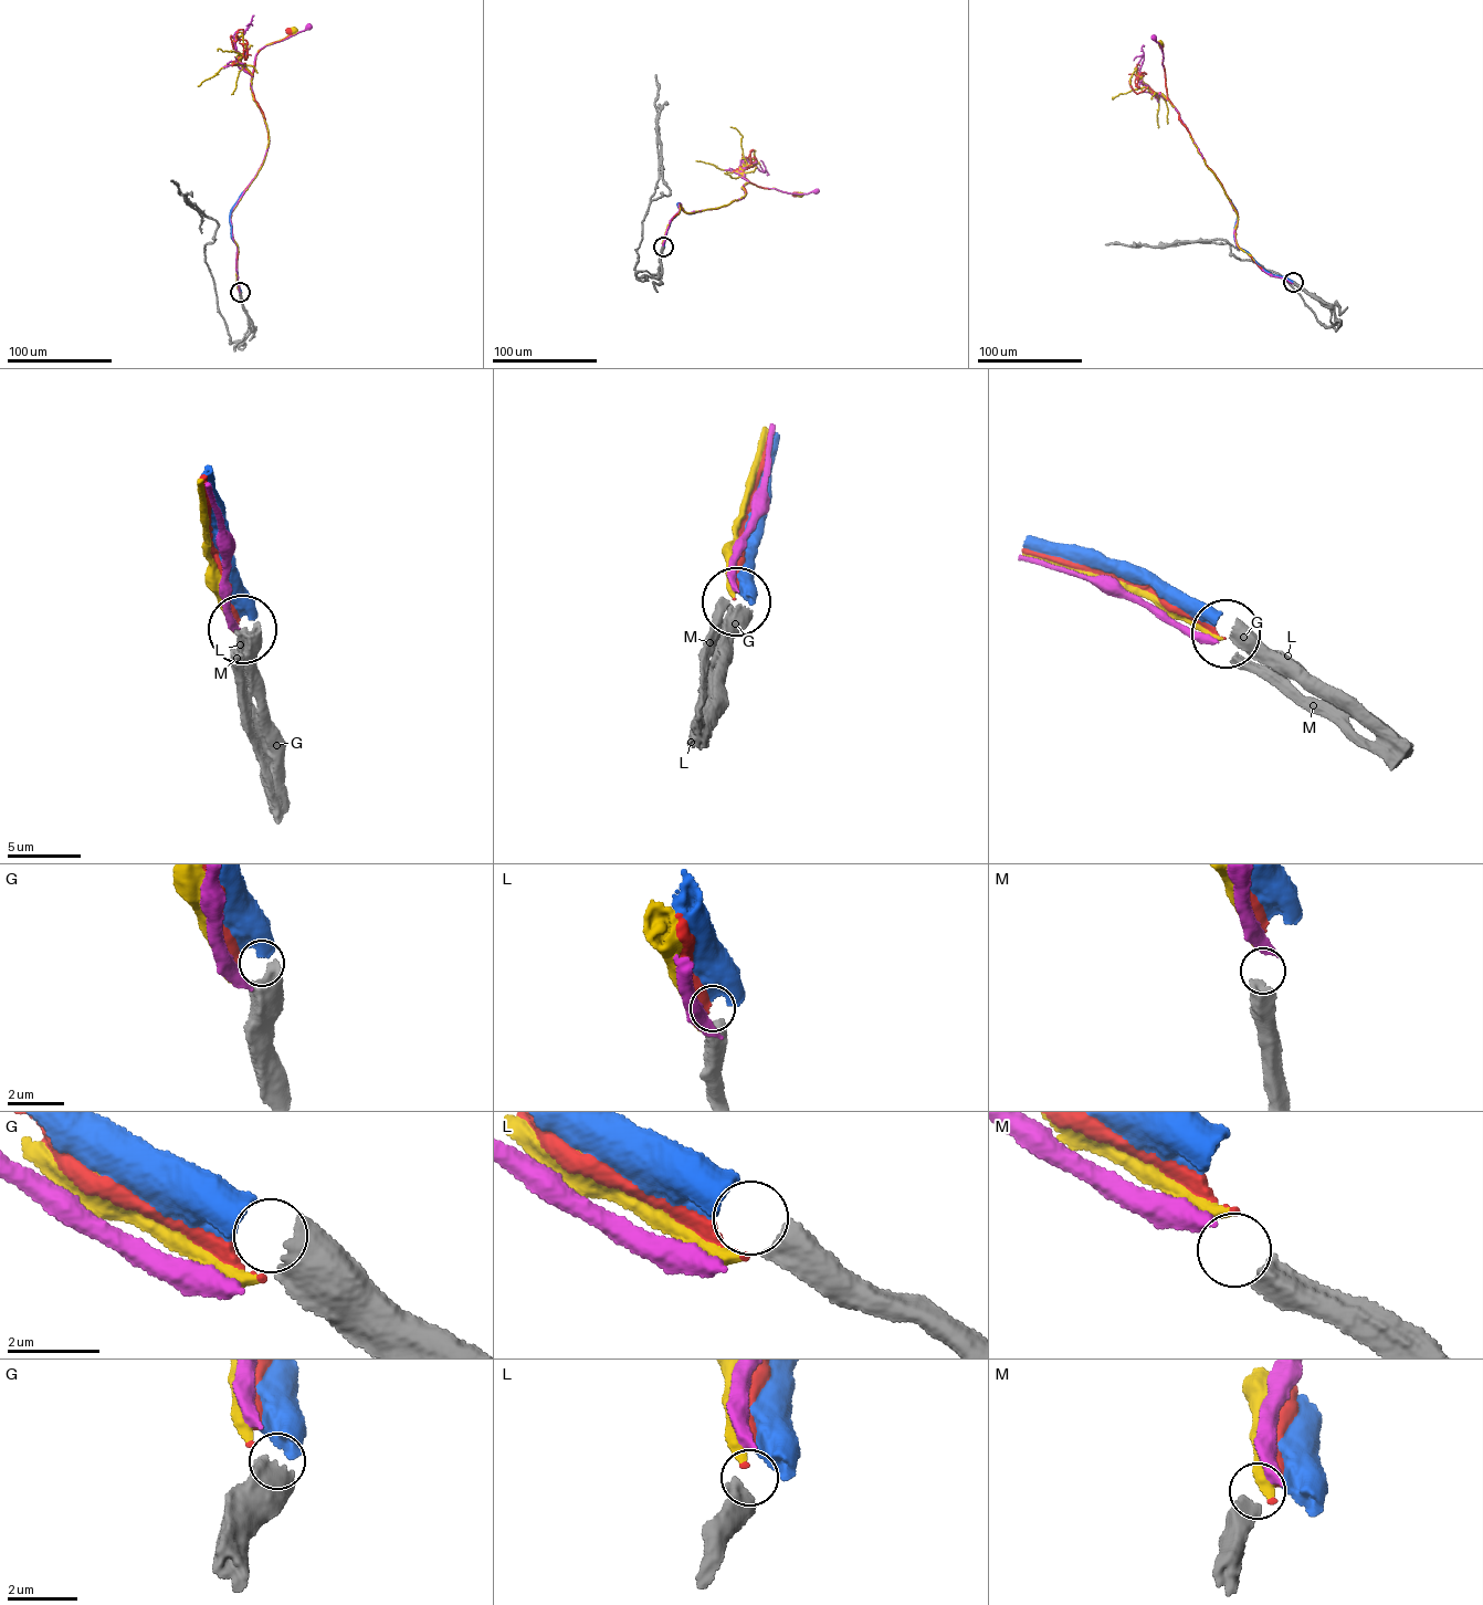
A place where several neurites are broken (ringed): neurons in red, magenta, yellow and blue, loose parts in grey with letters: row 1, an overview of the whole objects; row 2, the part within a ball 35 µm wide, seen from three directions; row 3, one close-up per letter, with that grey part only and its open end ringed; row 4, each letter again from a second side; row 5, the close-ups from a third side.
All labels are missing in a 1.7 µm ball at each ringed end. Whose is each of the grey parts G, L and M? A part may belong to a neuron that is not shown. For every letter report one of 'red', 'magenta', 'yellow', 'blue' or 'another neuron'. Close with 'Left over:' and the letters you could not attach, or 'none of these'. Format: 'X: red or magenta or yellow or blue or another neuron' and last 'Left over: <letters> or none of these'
G: blue
L: another neuron
M: another neuron
Left over: L, M

